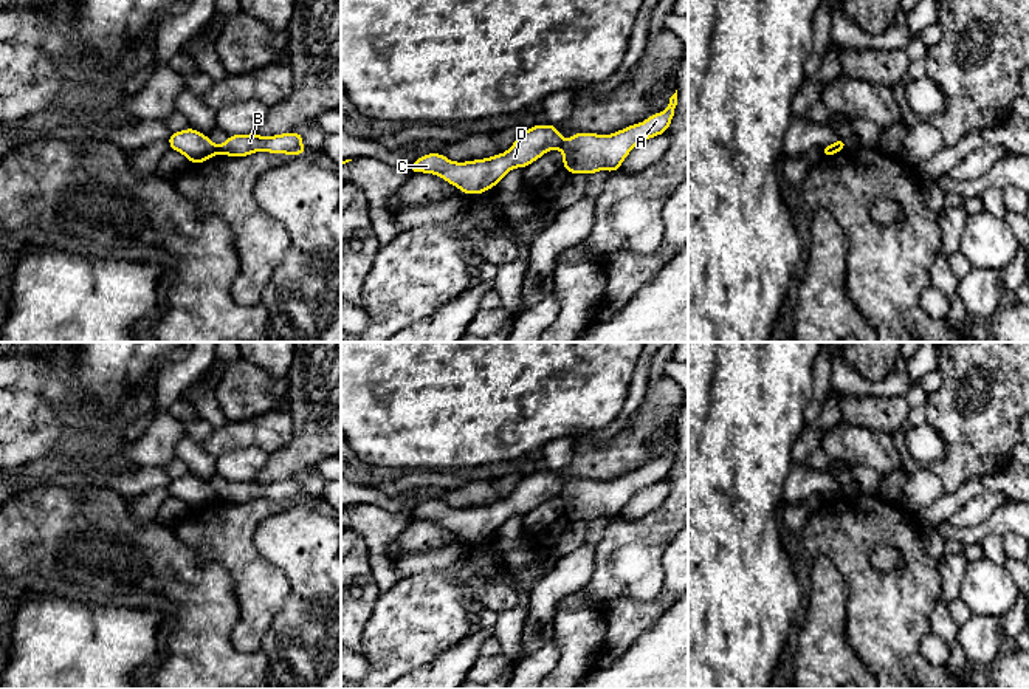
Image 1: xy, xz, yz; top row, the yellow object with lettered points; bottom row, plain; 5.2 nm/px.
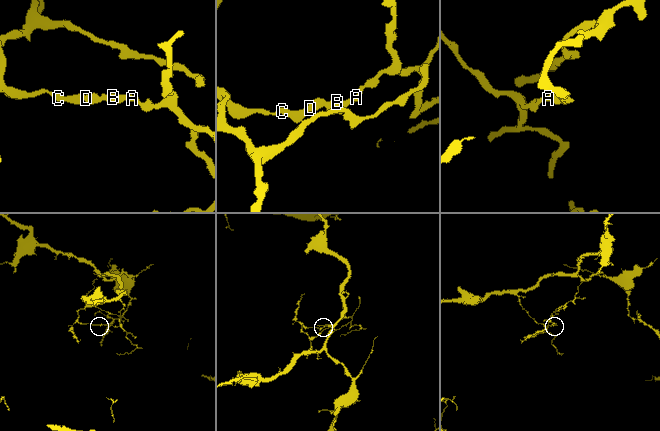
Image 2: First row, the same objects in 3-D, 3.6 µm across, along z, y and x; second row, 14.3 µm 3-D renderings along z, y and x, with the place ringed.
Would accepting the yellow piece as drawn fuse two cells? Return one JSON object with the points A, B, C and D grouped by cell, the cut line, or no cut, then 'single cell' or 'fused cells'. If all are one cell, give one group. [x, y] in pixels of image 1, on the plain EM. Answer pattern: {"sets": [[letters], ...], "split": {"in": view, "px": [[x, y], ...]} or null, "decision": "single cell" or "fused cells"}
{"sets": [["A", "B"], ["C", "D"]], "split": {"in": "xz", "px": [[563, 486], [558, 494]]}, "decision": "fused cells"}

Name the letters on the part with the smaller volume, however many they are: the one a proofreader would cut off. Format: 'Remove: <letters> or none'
Remove: C, D

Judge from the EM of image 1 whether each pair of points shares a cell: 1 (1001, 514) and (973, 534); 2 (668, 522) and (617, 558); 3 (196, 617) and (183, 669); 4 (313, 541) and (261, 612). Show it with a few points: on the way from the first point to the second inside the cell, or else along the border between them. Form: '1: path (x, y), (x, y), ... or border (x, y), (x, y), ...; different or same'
1: path (995, 521), (980, 530); same
2: path (656, 530), (629, 553); same
3: path (196, 630), (192, 635), (192, 657); same
4: border (259, 553), (289, 582), (289, 596), (278, 612); different

